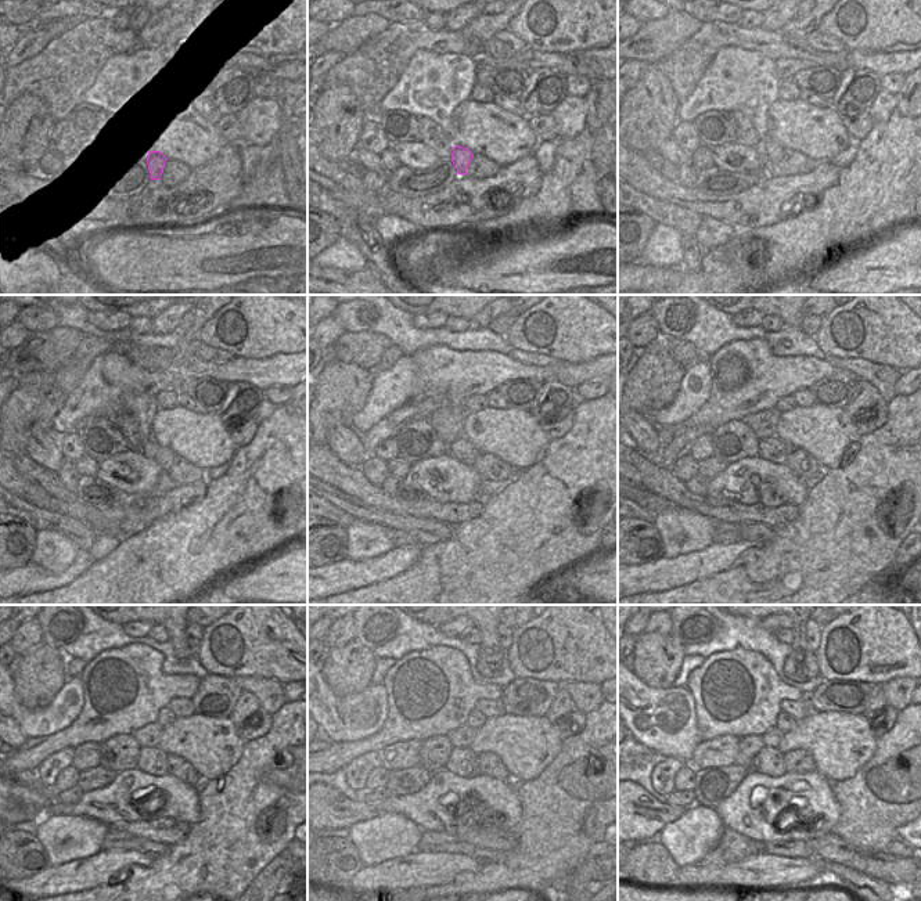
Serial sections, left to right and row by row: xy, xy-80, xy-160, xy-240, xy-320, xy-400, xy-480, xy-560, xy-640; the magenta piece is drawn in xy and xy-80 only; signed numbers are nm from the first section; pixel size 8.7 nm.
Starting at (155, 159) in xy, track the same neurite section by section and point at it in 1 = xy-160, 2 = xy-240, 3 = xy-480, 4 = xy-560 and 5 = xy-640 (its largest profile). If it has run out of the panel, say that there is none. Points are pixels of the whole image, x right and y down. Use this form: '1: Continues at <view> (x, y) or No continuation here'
1: Continues at xy-160 (773, 151)
2: Continues at xy-240 (164, 457)
3: Continues at xy-480 (154, 761)
4: Continues at xy-560 (463, 763)
5: Continues at xy-640 (769, 761).

